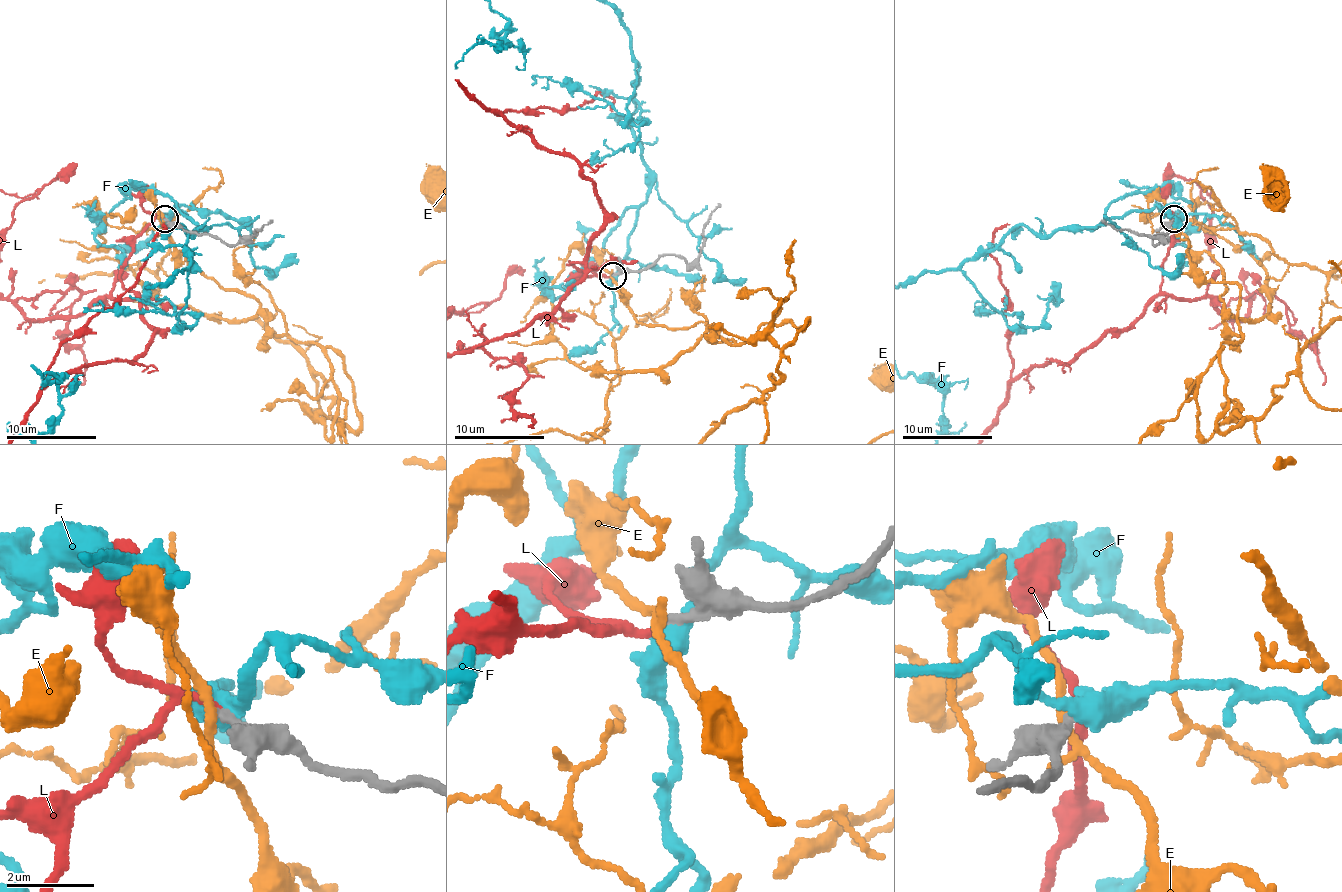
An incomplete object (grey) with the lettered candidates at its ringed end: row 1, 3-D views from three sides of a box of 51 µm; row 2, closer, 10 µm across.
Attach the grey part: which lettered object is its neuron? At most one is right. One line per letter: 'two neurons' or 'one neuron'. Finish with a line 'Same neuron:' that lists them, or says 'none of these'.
E: two neurons
F: two neurons
L: one neuron
Same neuron: L

